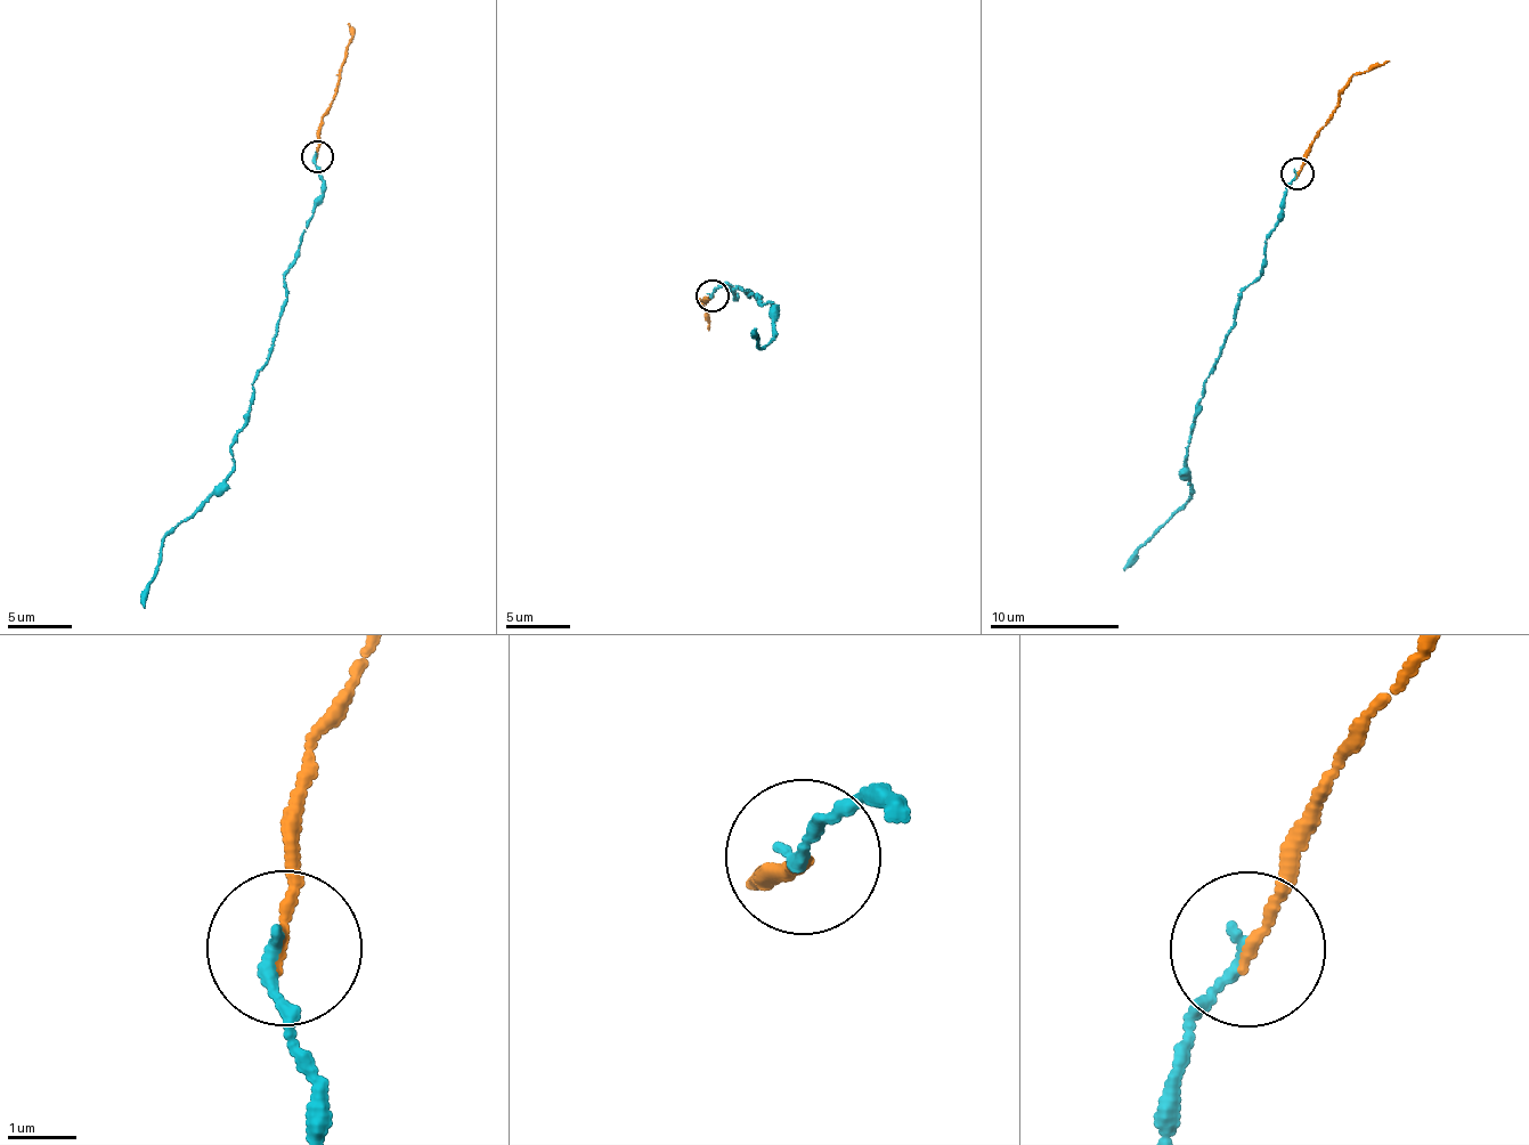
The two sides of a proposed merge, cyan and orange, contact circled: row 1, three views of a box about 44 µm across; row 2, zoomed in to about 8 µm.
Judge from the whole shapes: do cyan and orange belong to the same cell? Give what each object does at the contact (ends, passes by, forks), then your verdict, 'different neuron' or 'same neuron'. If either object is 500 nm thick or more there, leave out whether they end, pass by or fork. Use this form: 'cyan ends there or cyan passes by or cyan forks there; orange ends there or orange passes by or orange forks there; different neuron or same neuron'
cyan ends there; orange ends there; same neuron

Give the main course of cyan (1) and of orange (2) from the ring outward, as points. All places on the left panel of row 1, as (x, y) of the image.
1: (316, 156), (323, 201), (285, 275), (271, 357), (230, 448), (235, 471), (167, 536), (144, 608)
2: (316, 156), (322, 116), (336, 91), (352, 33), (347, 24)

